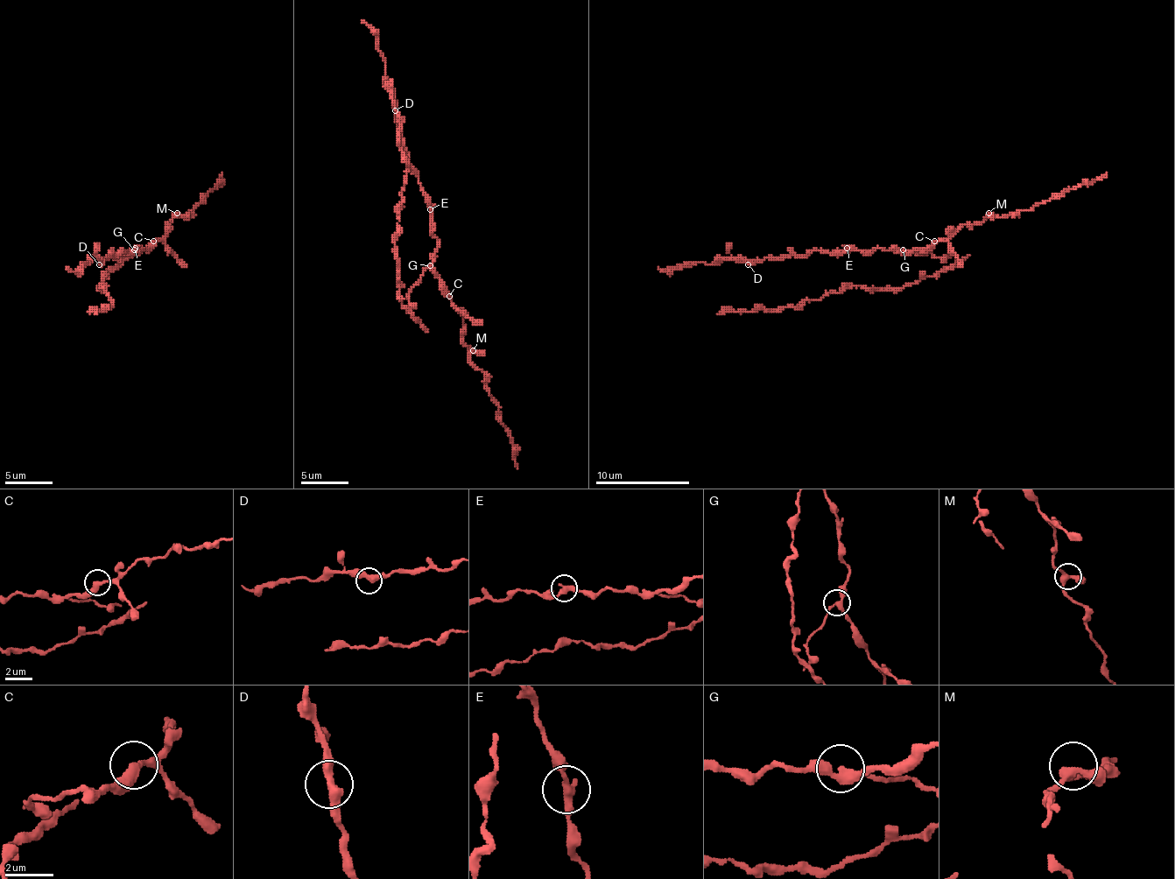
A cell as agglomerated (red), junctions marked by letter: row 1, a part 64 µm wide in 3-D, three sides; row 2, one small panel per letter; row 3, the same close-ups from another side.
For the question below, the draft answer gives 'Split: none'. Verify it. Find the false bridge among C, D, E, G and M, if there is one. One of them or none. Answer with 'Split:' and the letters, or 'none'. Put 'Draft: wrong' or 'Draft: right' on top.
Draft: wrong
Split: G

